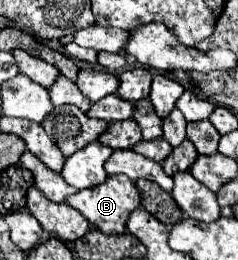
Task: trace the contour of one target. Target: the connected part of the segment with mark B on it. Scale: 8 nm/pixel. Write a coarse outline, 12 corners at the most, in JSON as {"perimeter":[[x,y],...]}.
{"perimeter":[[124,175],[68,195],[102,233],[122,235],[140,205]]}

